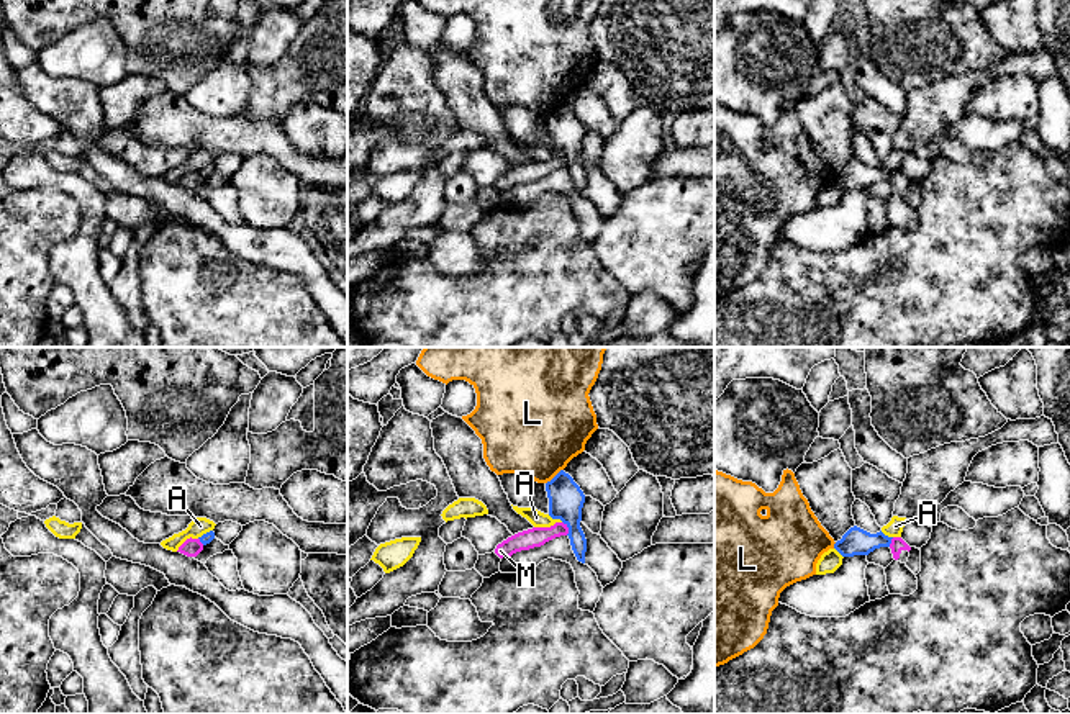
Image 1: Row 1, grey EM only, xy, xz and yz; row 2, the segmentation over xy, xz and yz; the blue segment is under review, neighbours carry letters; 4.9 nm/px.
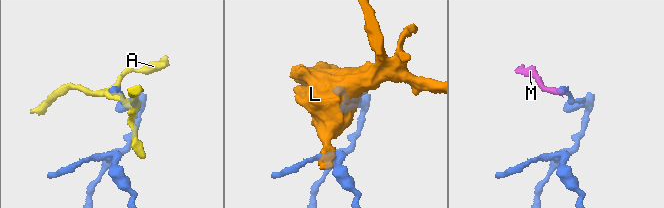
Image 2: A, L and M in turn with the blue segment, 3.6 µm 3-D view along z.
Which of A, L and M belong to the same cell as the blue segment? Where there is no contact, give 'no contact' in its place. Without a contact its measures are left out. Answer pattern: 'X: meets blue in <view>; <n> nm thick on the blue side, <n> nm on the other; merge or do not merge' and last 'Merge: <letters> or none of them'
A: meets blue in xz; 180 nm thick on the blue side, 80 nm on the other; do not merge
L: meets blue in xz; 180 nm thick on the blue side, 460 nm on the other; do not merge
M: meets blue in xz; 180 nm thick on the blue side, 100 nm on the other; do not merge
Merge: none of them

